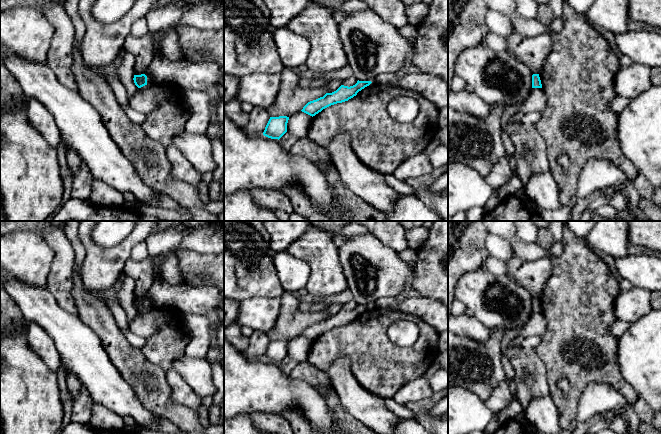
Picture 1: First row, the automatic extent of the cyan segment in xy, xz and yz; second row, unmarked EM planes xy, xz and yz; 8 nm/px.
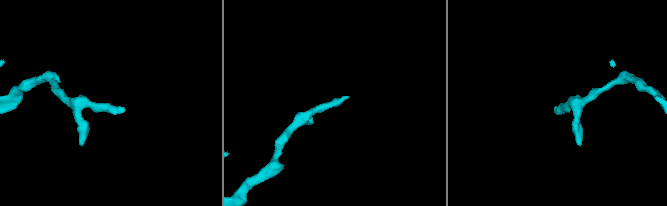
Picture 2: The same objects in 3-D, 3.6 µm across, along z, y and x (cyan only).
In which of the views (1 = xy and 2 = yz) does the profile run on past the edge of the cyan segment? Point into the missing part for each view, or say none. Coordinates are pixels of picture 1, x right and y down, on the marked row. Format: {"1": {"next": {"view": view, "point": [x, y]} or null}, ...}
{"1": {"next": null}, "2": {"next": null}}

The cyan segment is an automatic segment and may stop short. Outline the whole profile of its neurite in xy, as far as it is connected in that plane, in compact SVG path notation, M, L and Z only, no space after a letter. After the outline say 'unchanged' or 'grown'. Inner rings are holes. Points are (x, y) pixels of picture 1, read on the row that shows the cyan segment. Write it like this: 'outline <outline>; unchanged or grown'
outline M145 74L141 75L134 75L134 83L138 88L141 88L145 85L147 85L147 76Z; unchanged

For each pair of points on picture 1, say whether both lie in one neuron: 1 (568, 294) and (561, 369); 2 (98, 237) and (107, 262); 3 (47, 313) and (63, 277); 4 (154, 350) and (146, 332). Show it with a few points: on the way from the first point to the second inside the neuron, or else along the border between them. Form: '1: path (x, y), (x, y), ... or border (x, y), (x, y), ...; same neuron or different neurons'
1: path (568, 313), (568, 341), (560, 350); same neuron
2: border (89, 235), (94, 244), (106, 248), (124, 239); different neurons
3: border (46, 288), (56, 302), (71, 314); different neurons
4: border (165, 321), (158, 330), (146, 339); different neurons

